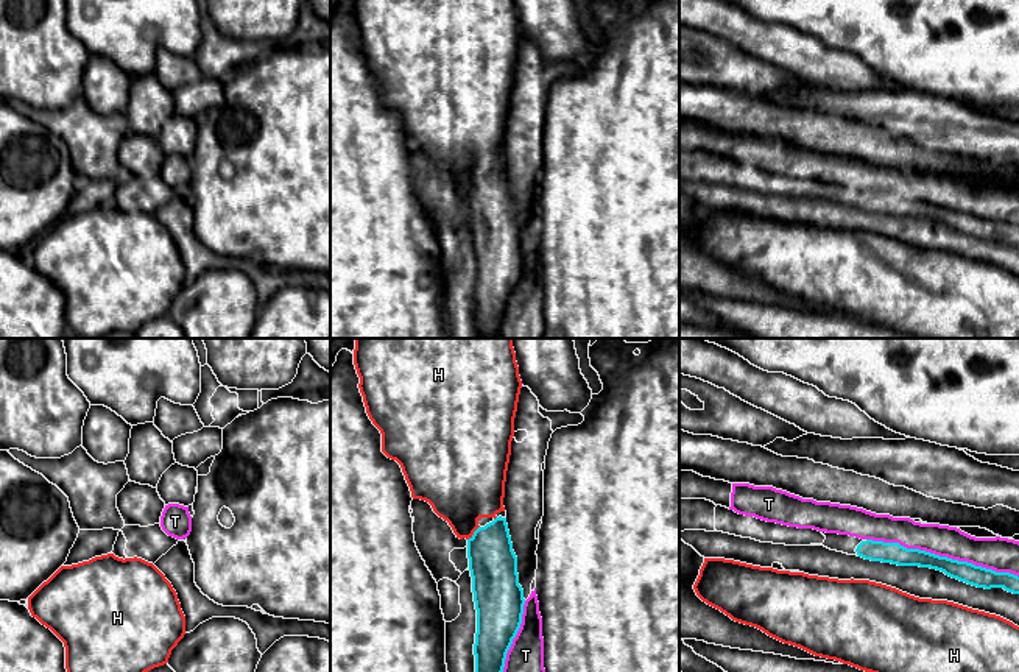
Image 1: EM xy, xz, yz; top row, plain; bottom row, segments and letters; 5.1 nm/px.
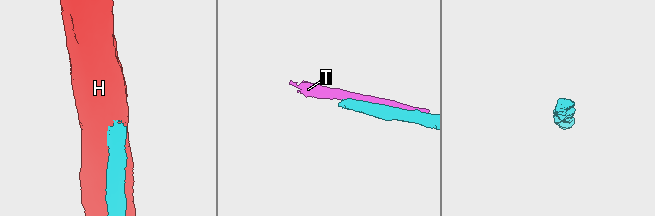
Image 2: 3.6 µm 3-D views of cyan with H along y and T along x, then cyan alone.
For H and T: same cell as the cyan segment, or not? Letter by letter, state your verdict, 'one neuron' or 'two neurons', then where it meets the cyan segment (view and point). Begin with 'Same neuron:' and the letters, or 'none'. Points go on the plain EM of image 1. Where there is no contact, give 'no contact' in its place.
Same neuron: none
H: two neurons | xz (474, 184)
T: two neurons | yz (943, 208)

